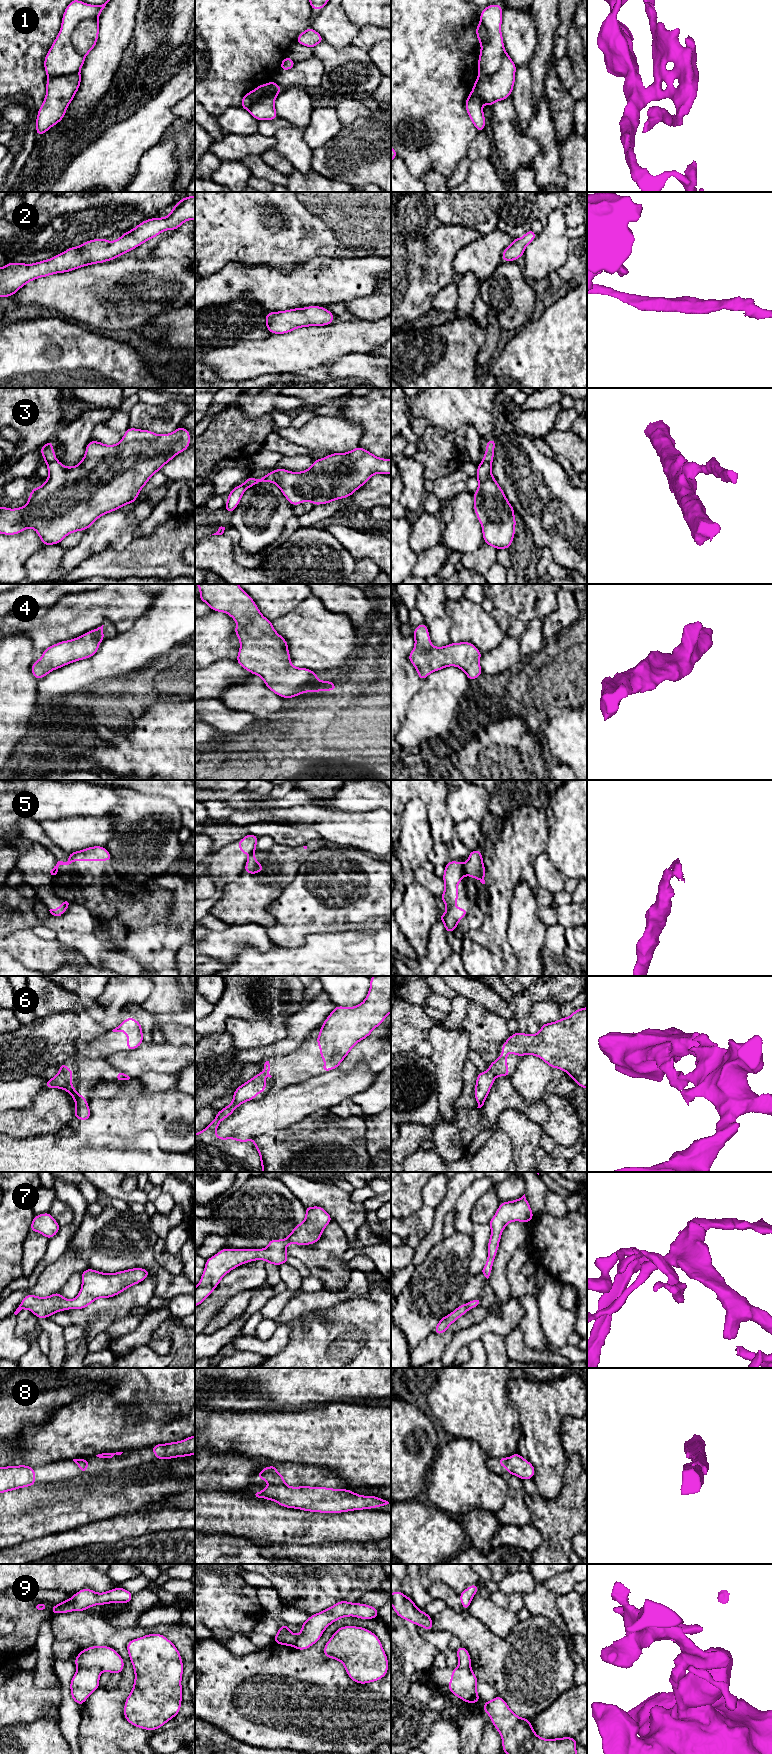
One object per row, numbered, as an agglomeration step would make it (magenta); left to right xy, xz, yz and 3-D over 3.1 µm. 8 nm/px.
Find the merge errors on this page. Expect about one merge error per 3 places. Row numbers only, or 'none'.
3, 5, 9

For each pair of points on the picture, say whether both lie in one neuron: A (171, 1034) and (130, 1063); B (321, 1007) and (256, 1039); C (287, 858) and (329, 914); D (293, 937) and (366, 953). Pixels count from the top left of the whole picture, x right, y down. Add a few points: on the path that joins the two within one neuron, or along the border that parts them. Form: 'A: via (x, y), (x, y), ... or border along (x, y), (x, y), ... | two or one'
A: border along (165, 1040), (175, 1045), (184, 1046) | two
B: border along (283, 1019), (286, 1025), (286, 1039) | two
C: border along (311, 852), (301, 865), (294, 879), (283, 890) | two
D: border along (300, 944), (296, 947) | two

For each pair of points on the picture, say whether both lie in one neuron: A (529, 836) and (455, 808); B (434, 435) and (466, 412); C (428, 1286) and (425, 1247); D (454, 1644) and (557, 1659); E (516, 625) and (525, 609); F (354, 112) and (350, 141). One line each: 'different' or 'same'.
A: different
B: different
C: different
D: different
E: different
F: different

